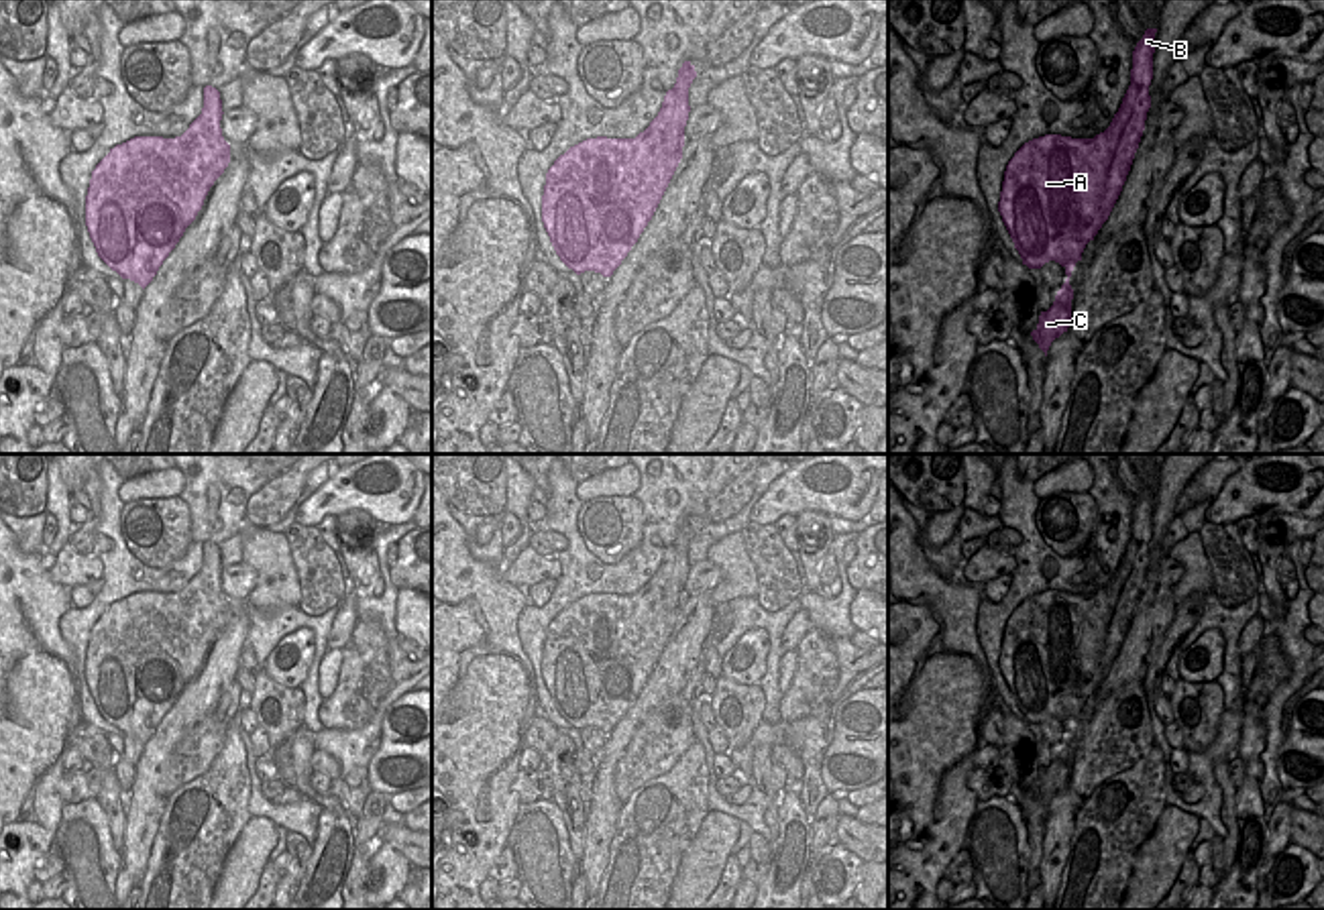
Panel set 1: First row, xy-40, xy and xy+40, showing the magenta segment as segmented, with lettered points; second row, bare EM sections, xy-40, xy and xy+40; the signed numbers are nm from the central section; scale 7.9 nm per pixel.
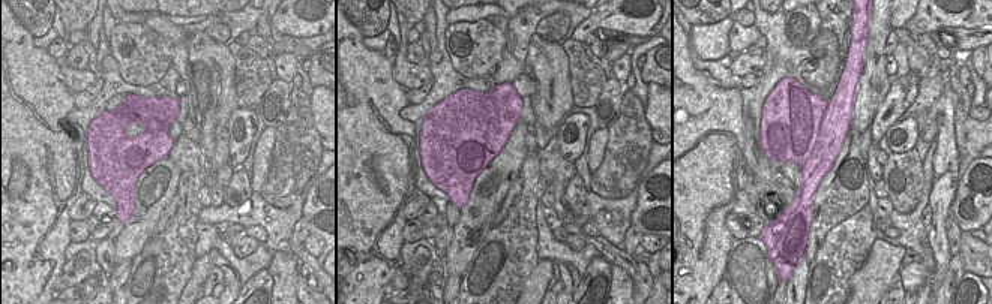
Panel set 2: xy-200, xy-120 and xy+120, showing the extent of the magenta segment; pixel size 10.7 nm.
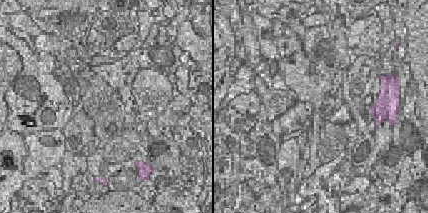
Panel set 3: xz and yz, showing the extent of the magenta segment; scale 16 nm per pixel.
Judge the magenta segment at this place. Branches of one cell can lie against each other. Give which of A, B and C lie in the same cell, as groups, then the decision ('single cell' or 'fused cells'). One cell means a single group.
groups A / B C; fused cells

